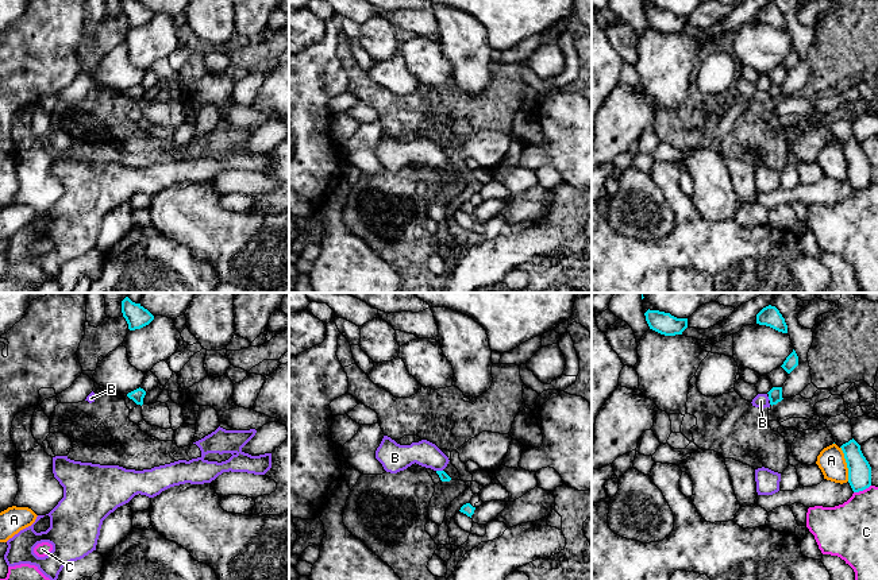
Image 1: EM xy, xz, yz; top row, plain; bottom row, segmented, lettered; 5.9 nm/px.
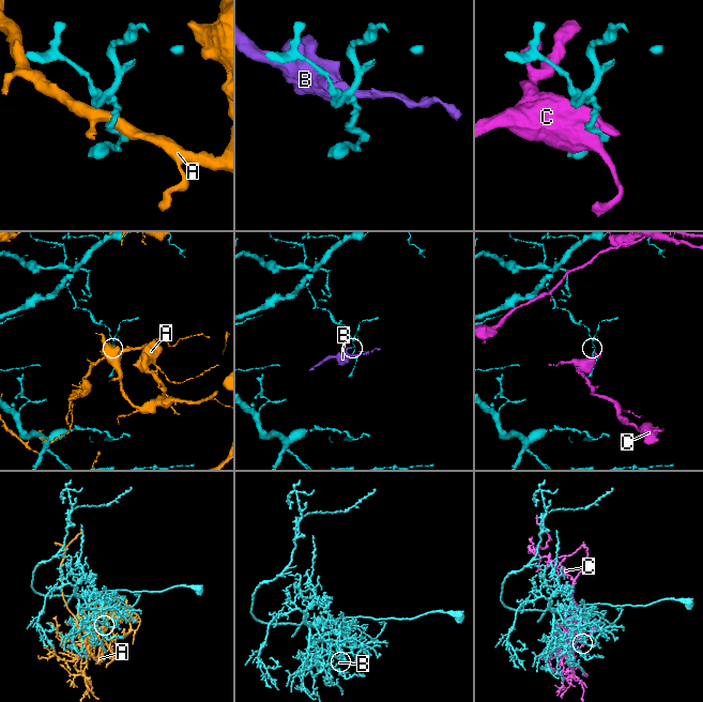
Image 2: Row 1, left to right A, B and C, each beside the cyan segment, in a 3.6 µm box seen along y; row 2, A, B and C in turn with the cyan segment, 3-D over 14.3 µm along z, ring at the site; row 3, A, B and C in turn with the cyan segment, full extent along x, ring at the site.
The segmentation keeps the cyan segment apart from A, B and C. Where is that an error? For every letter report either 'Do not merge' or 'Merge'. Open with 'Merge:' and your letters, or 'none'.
Merge: none
A: Do not merge
B: Do not merge
C: Do not merge

